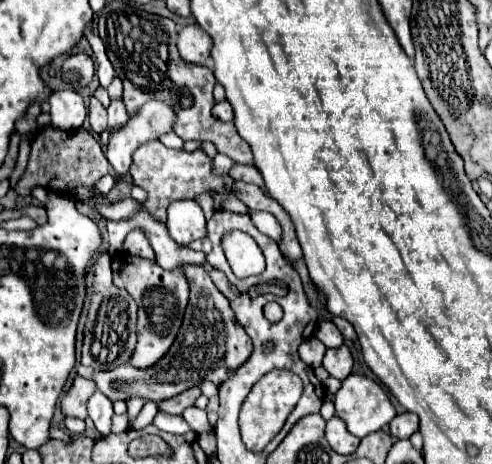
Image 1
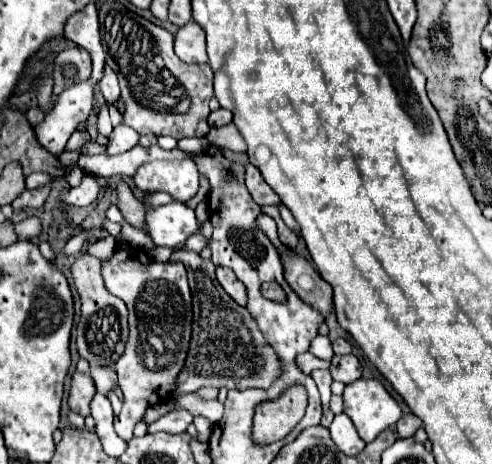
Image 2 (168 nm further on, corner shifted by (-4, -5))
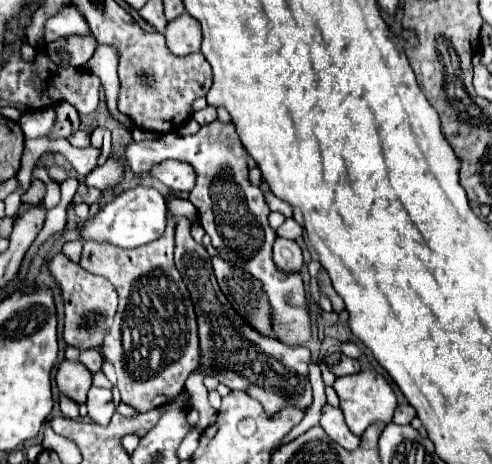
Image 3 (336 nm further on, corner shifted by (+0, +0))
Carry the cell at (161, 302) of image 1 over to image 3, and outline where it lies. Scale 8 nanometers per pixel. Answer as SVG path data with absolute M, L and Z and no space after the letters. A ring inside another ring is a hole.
M170 215L164 235L156 243L136 249L88 241L80 259L86 271L106 277L118 291L118 313L104 339L102 353L116 367L122 401L140 413L172 401L184 389L186 377L200 365L194 307L174 265L174 225Z

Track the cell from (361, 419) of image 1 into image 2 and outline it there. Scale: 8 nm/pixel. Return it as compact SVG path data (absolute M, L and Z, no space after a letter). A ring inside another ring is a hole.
M364 378L344 388L344 412L350 416L364 442L372 442L402 416L398 402L388 394L384 384Z

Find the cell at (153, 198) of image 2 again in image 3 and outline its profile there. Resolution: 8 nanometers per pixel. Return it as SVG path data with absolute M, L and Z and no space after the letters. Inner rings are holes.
M174 197L168 201L168 209L172 215L176 215L176 219L178 217L190 217L192 221L196 219L196 207L190 201L182 201L182 199Z

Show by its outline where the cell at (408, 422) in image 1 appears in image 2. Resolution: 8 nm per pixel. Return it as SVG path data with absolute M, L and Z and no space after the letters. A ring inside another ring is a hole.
M406 414L406 416L402 416L402 418L398 420L396 432L398 432L400 438L408 438L408 436L414 436L414 432L416 432L420 426L422 426L422 420L420 420L418 416Z

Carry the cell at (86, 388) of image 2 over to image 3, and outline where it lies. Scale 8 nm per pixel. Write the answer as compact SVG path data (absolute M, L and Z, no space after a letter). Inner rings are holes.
M62 361L56 373L56 385L62 395L82 405L86 403L86 393L92 385L92 373L82 363Z

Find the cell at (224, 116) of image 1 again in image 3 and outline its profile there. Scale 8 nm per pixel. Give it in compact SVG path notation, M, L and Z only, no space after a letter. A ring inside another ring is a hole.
M206 107L206 109L202 109L202 111L196 111L192 117L194 117L200 125L208 125L208 123L212 123L212 121L218 119L218 113L216 113L216 107Z

